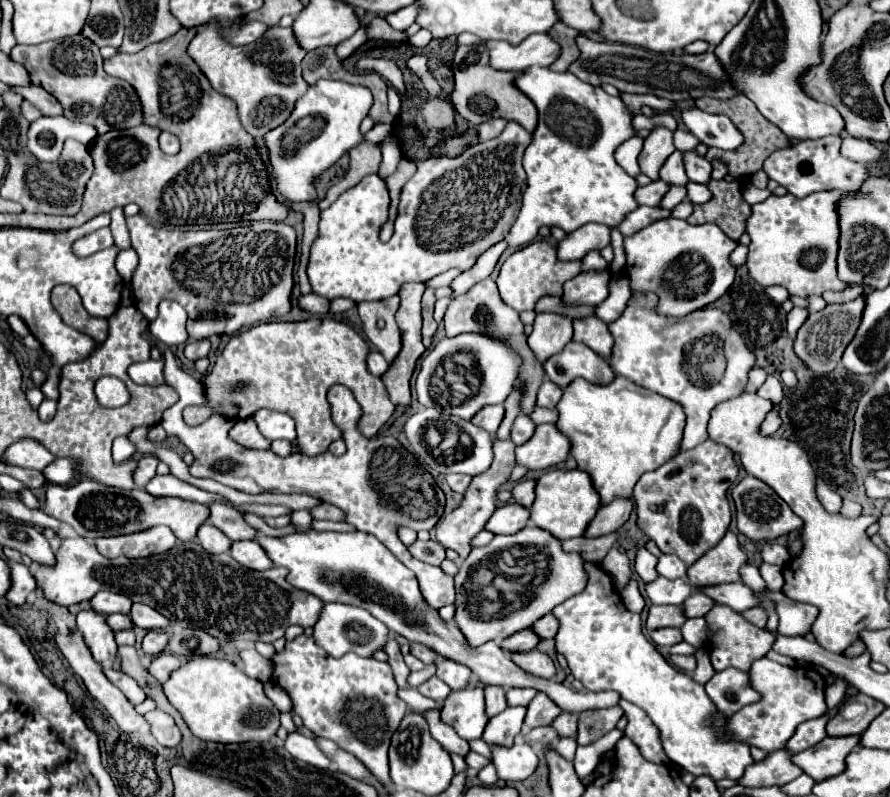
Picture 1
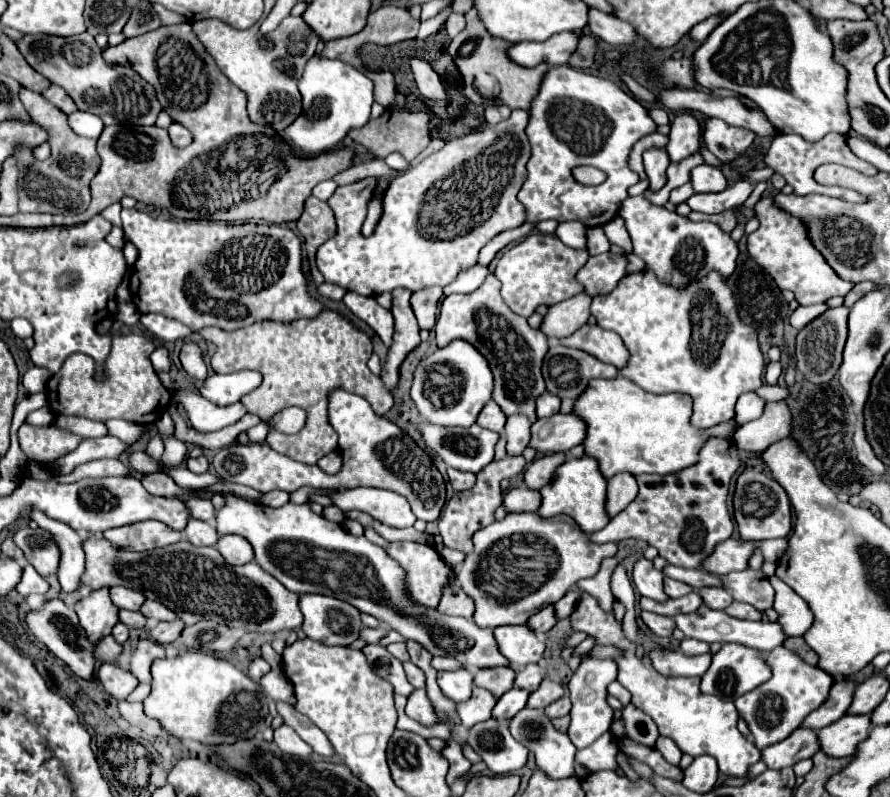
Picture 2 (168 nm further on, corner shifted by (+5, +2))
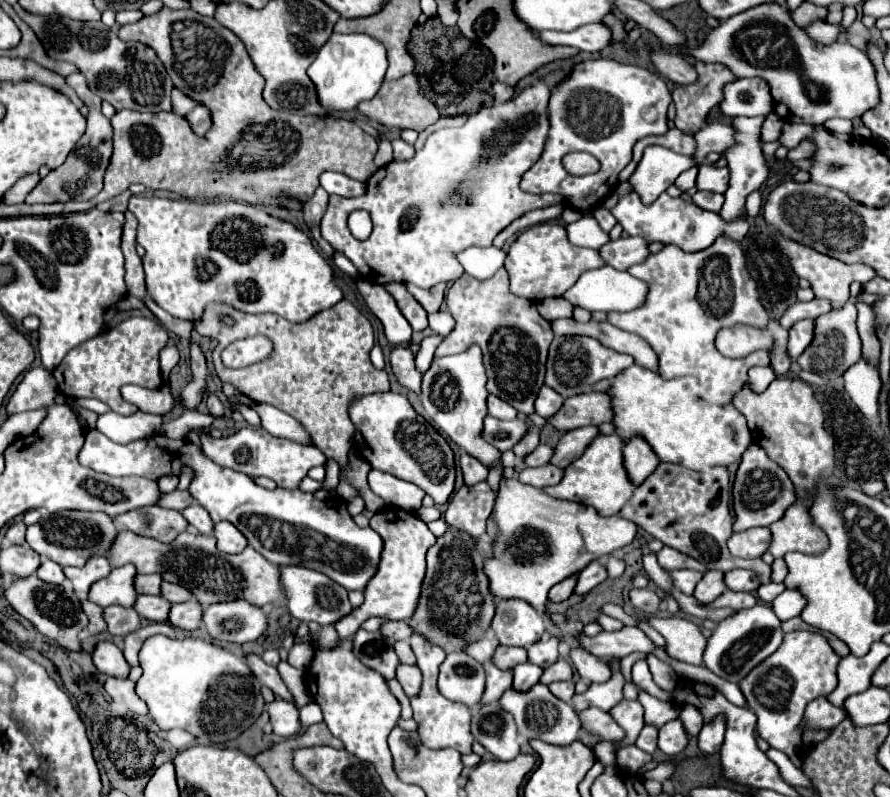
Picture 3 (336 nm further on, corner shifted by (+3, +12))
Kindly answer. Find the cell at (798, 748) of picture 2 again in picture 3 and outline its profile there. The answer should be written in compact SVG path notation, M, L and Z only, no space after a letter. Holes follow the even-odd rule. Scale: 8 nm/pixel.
M819 696L813 700L805 710L805 720L801 722L801 732L809 728L821 728L821 730L833 730L841 720L845 720L845 710L829 704L825 696Z

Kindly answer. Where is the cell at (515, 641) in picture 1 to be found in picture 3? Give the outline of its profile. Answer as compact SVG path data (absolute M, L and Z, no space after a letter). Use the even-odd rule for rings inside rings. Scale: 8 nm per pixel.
M577 574L555 584L551 590L549 590L549 600L551 602L563 602L567 600L571 594L573 594L573 588L575 588L575 580L577 580Z

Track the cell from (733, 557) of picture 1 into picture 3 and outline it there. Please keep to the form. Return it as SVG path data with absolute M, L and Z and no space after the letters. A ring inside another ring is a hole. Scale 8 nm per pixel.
M749 528L745 532L733 534L727 540L727 548L731 556L737 558L761 558L763 552L767 552L771 542L769 528Z

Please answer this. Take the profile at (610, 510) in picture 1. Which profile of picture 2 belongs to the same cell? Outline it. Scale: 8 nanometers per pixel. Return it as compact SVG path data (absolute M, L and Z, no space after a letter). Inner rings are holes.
M621 472L609 478L609 490L607 490L607 512L609 516L619 514L635 496L639 494L637 478L631 472Z

